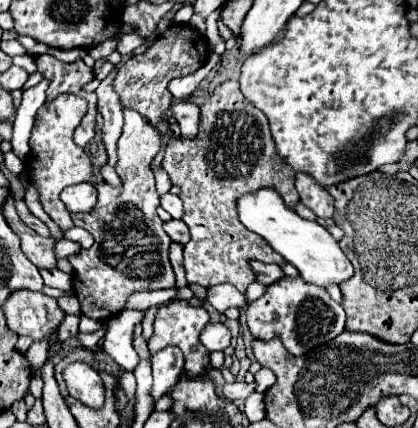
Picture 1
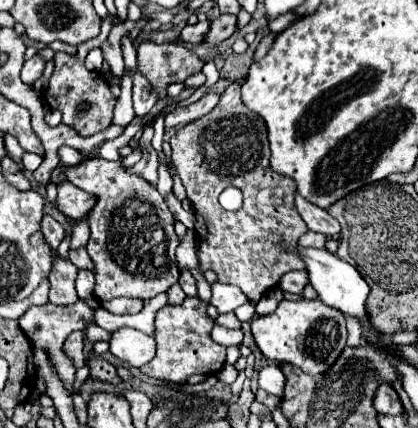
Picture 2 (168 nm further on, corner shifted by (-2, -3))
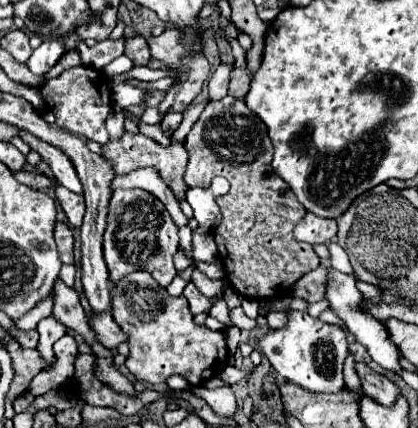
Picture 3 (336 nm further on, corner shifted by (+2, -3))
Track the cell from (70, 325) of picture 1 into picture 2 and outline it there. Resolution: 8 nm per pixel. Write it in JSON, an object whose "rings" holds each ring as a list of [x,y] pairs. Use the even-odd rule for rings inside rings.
{"rings":[[[76,330],[76,332],[72,332],[72,334],[66,338],[66,342],[64,342],[64,352],[68,352],[68,356],[72,356],[72,360],[76,360],[76,368],[84,366],[82,338],[84,338],[84,332],[82,332],[82,330]]]}

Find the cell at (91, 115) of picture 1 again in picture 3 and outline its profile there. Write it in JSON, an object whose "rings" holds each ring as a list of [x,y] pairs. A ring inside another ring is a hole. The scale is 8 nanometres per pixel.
{"rings":[[[76,66],[70,68],[66,72],[62,72],[58,78],[46,80],[40,86],[40,92],[46,100],[46,108],[56,116],[56,124],[72,134],[80,134],[88,140],[94,140],[98,144],[106,144],[110,140],[108,132],[106,132],[106,116],[110,114],[110,106],[112,106],[112,94],[110,94],[110,82],[108,78],[94,70],[94,68],[84,68],[84,66]]]}

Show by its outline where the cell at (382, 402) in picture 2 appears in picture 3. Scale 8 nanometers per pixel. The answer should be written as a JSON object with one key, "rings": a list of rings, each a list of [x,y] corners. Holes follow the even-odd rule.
{"rings":[[[356,364],[354,368],[356,368],[356,374],[358,374],[360,382],[362,382],[362,390],[368,396],[372,396],[376,402],[392,404],[392,400],[396,400],[396,396],[400,394],[396,384],[392,384],[386,376],[374,372],[366,364]]]}

